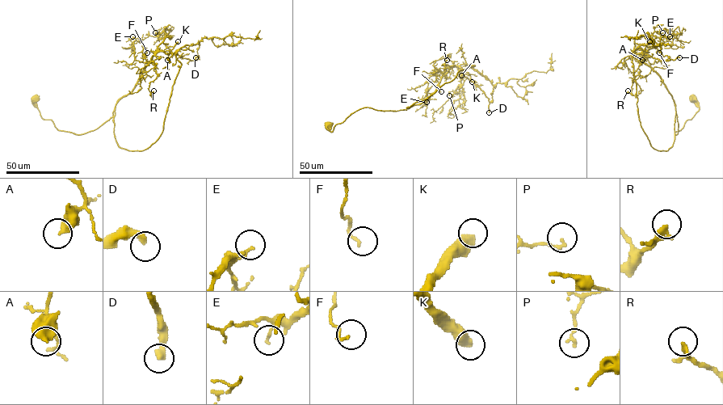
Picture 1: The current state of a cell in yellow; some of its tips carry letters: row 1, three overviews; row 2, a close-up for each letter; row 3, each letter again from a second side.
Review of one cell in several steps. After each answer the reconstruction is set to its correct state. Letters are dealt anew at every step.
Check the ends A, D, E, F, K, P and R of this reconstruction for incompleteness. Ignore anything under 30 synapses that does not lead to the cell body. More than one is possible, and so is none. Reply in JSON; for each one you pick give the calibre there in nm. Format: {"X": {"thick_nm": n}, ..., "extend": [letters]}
{"K": {"thick_nm": 550}, "extend": ["K"]}

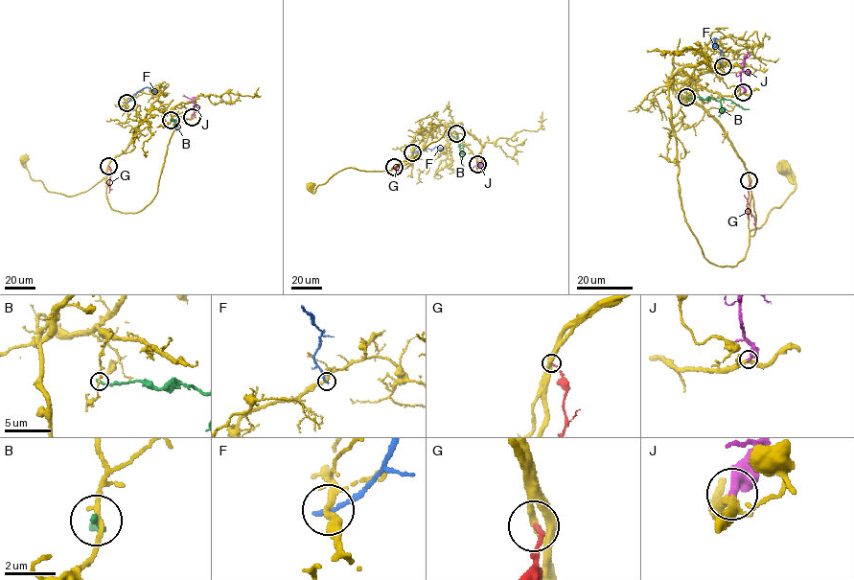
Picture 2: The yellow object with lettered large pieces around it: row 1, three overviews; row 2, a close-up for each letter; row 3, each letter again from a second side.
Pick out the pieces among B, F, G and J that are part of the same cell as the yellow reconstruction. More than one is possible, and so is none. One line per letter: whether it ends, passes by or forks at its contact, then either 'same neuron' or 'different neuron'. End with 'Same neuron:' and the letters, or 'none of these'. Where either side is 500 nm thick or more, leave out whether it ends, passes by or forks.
B: it ends | different neuron
F: it ends | different neuron
G: it ends | different neuron
J: it ends | same neuron
Same neuron: J

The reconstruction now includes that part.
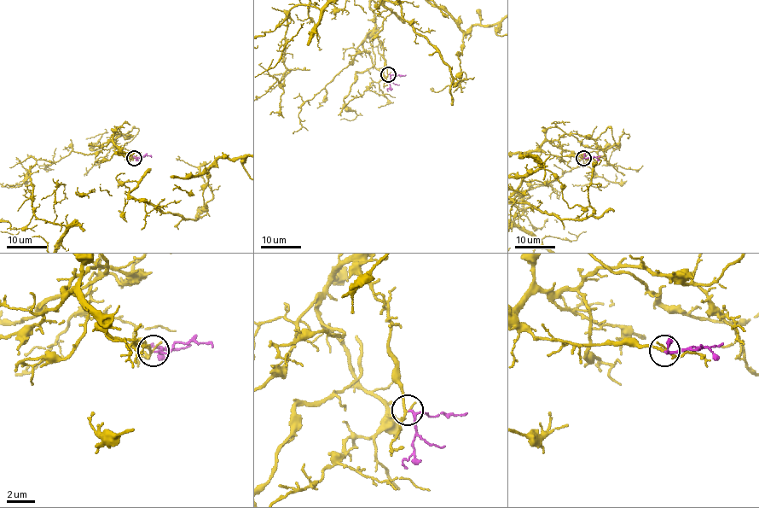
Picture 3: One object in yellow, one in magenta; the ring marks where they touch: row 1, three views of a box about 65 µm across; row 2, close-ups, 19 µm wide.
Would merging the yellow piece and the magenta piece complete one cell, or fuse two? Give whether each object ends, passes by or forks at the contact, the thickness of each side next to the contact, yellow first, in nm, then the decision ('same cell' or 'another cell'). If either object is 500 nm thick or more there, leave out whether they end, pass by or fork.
yellow passes by | magenta passes by | 180/150 nm | another cell

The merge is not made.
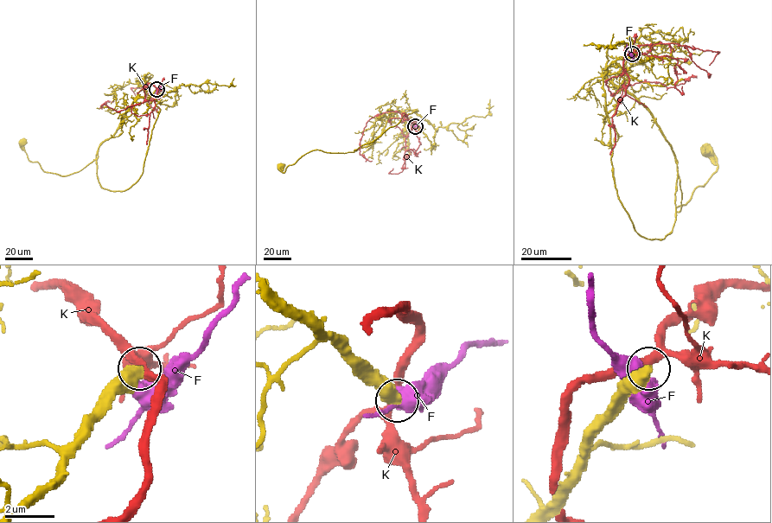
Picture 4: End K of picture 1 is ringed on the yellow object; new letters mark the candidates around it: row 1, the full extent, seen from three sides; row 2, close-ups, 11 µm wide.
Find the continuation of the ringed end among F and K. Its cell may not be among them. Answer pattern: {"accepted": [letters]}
{"accepted": []}

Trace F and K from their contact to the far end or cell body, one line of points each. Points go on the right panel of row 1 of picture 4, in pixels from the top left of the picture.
F: (631, 55), (626, 43)
K: (632, 53), (624, 56), (623, 73), (607, 80), (614, 94), (636, 83), (659, 82), (674, 87), (695, 76)

